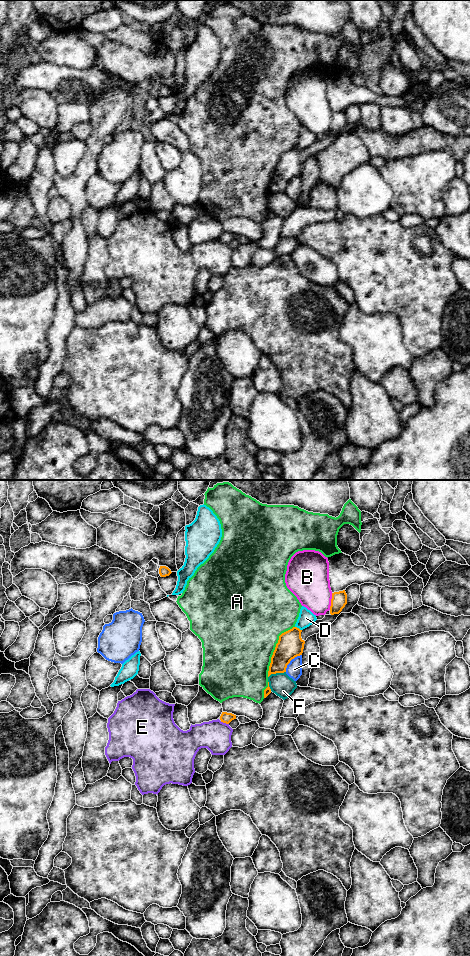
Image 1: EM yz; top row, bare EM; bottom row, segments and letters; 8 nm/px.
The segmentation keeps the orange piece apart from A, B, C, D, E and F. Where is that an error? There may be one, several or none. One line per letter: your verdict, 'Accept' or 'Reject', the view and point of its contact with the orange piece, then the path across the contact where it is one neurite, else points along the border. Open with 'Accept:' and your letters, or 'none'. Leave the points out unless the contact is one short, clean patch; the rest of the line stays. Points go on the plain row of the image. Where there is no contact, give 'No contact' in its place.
Accept: none
A: Reject. Touches orange at yz (275, 169)
B: Reject. Touches orange at yz (331, 121)
C: Reject. Touches orange at yz (290, 180)
D: Reject. Touches orange at yz (298, 148)
E: Reject. Touches orange at yz (224, 242)
F: Reject. Touches orange at yz (276, 192)

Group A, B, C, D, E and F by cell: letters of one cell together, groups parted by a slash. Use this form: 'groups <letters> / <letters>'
groups A / B / C / D / E / F

